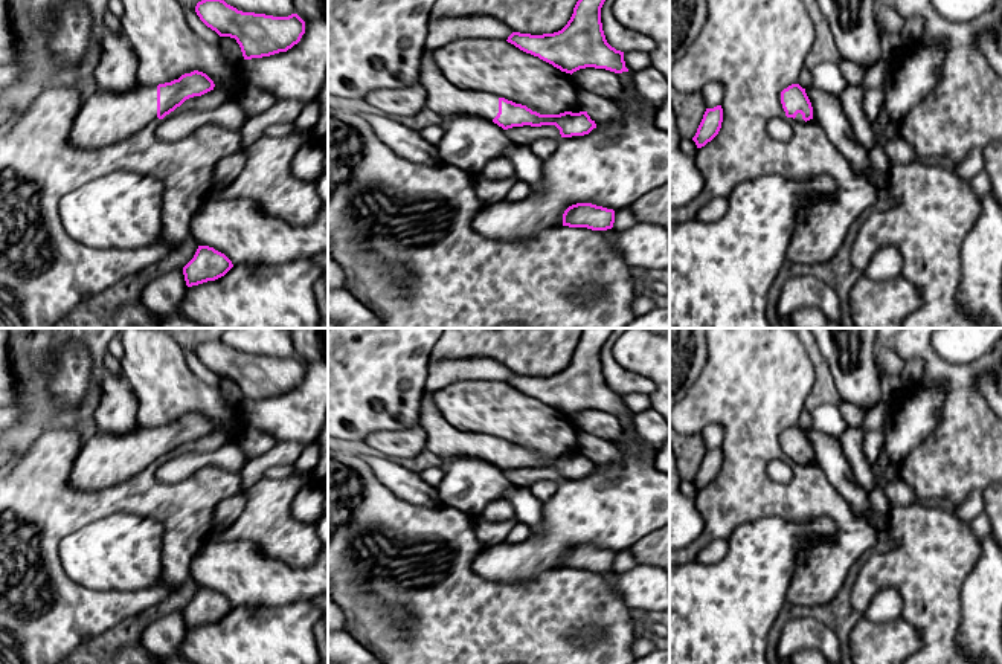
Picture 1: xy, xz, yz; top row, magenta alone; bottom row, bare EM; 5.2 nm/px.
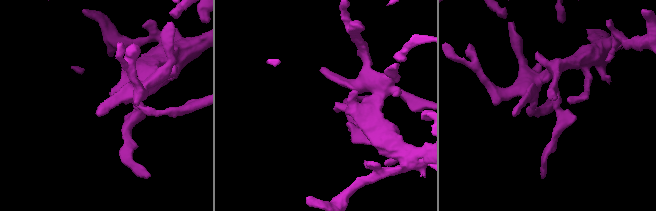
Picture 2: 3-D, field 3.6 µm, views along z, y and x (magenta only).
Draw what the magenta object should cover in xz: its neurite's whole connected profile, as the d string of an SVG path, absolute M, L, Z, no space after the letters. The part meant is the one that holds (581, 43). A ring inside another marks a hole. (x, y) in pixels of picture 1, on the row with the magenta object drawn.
M578 0L561 31L543 35L512 32L506 41L570 75L586 67L628 72L624 52L605 40L601 23L604 2Z

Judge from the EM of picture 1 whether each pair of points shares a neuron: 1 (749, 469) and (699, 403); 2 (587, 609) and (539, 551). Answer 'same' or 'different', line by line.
1: same
2: different

